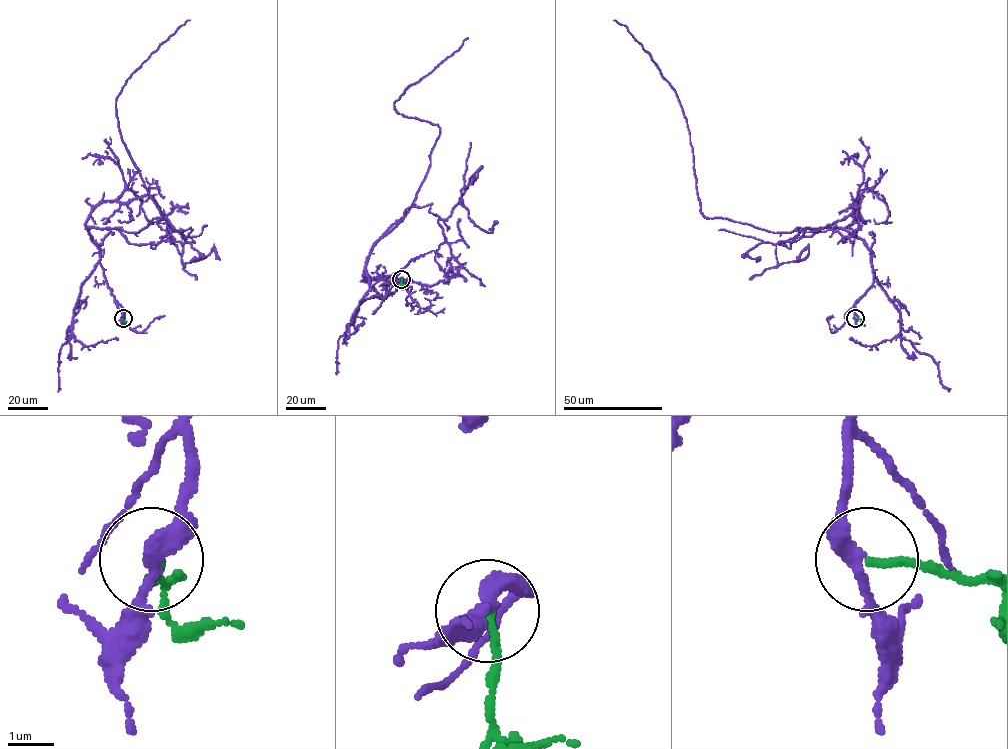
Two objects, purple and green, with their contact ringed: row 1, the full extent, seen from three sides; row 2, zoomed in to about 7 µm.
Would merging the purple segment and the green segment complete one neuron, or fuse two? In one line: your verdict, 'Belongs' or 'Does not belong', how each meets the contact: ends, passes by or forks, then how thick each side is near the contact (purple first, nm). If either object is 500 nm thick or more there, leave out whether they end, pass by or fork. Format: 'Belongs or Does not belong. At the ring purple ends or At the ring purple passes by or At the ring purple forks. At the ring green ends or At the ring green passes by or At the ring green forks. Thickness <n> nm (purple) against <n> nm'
Does not belong. At the ring purple passes by. At the ring green ends. Thickness 320 nm (purple) against 160 nm

